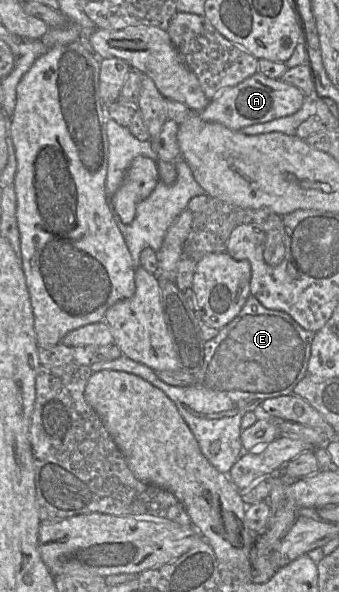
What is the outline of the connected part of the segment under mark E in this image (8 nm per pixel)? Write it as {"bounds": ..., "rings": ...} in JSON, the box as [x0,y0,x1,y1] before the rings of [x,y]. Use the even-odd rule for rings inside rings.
{"bounds":[90,295,315,474],"rings":[[[250,295],[240,313],[230,323],[219,329],[215,337],[205,342],[201,369],[196,375],[193,375],[195,376],[195,383],[190,386],[168,385],[160,380],[150,367],[122,354],[117,359],[98,362],[90,368],[93,373],[102,370],[130,373],[141,377],[163,391],[177,407],[206,459],[216,470],[228,474],[234,463],[245,452],[240,438],[243,416],[248,412],[253,412],[264,400],[293,393],[294,387],[307,375],[314,334],[315,332],[303,329],[287,313],[267,309]]]}

